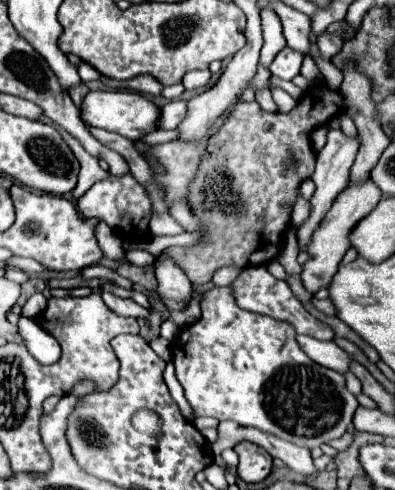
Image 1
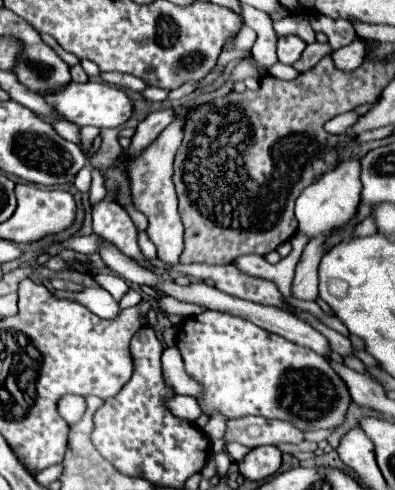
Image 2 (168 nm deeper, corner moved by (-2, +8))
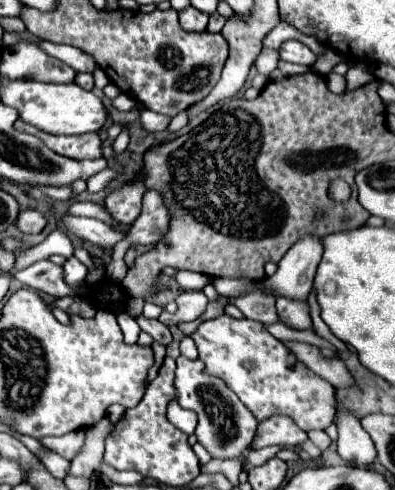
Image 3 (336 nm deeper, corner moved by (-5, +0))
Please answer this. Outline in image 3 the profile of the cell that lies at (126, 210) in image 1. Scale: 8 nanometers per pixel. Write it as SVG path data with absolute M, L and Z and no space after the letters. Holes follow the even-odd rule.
M39 186L39 190L49 196L51 200L69 200L71 198L71 188L61 186L61 188L49 188L49 186Z

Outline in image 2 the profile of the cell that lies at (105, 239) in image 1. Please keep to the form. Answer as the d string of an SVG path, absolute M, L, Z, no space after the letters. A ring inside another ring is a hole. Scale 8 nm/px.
M98 170L92 172L92 188L90 188L90 206L96 206L102 198L106 196L106 188L104 188L104 178Z

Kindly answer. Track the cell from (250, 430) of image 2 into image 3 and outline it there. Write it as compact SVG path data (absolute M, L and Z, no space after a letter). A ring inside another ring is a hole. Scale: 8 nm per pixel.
M271 416L263 420L257 428L257 436L251 444L251 449L261 449L271 444L301 444L307 440L307 434L289 418L289 416Z

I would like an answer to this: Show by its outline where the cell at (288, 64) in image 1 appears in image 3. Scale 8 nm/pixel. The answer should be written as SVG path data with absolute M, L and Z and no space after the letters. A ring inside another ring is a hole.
M289 40L281 46L279 50L281 54L281 60L287 60L287 62L293 62L293 64L305 64L305 66L313 66L317 56L299 40Z

